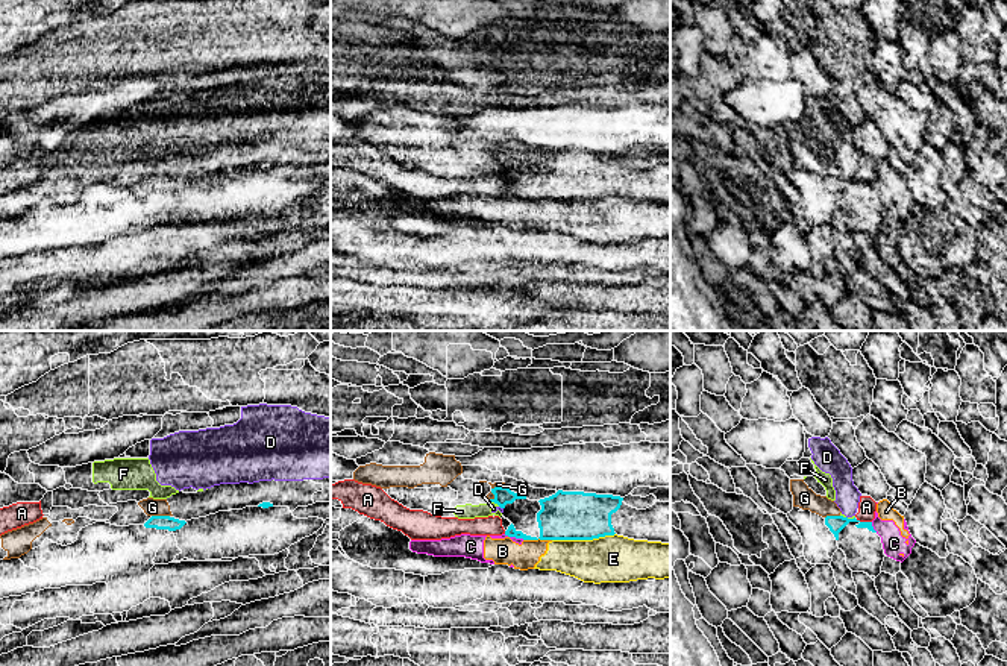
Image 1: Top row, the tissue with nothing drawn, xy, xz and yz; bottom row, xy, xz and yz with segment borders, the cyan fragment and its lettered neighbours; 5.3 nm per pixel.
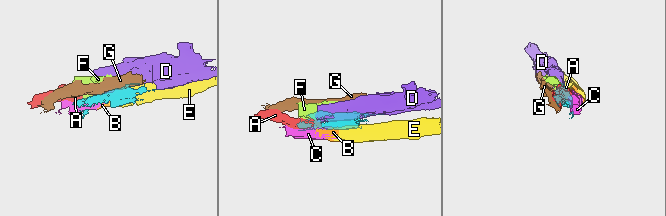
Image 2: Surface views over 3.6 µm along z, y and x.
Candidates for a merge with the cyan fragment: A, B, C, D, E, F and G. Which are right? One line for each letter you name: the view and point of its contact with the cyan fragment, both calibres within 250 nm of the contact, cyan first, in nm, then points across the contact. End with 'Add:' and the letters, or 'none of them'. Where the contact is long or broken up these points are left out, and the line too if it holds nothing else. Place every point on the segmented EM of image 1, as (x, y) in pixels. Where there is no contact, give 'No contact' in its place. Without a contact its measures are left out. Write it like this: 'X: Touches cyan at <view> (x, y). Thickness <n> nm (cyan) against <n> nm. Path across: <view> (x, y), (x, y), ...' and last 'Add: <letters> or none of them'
Add: none of them

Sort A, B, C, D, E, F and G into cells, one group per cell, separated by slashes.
A / B C E / D F G

